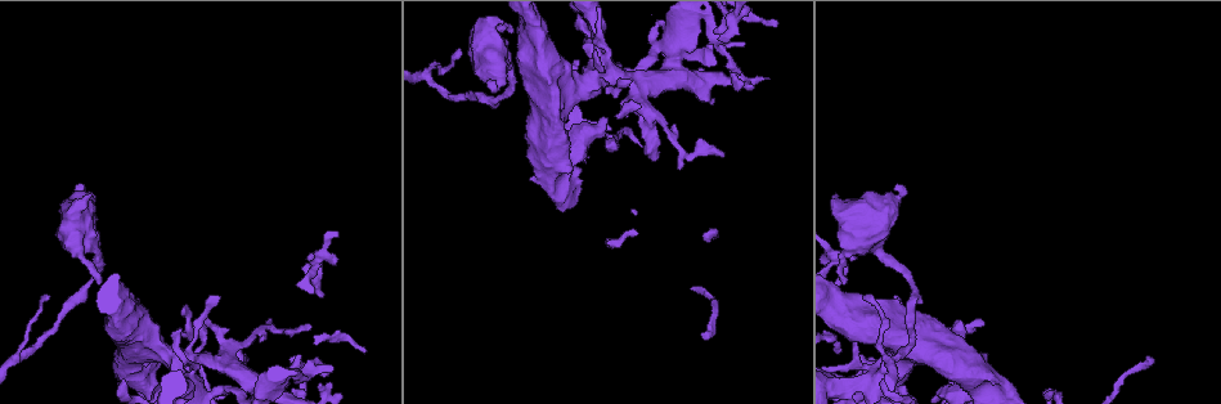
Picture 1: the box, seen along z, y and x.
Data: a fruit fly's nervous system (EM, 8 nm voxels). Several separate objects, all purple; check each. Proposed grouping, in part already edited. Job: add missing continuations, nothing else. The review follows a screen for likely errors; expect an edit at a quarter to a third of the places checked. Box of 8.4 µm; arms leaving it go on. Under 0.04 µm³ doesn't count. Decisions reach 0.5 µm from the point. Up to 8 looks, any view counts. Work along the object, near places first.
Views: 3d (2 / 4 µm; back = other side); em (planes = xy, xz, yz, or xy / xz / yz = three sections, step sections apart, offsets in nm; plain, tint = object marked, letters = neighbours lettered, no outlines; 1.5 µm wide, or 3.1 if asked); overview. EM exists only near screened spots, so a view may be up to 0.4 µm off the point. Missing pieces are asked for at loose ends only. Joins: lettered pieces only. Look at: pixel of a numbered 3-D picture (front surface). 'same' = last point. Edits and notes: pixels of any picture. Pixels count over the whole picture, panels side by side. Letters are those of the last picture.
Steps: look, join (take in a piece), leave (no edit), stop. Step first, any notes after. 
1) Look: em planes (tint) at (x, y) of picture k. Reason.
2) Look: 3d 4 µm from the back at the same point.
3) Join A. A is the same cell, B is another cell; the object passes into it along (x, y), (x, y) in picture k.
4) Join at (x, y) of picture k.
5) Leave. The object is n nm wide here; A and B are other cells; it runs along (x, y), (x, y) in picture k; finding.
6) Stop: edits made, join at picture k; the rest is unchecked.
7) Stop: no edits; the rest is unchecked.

Look: 3d 4 µm at (655, 161) of picture 1. Branch stops here.

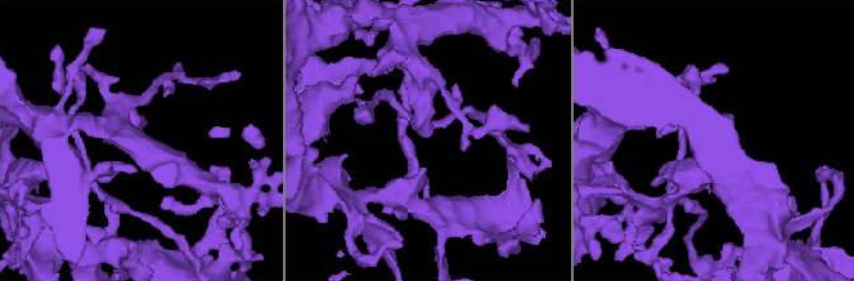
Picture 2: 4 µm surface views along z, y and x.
Look: em planes (plain) at (430, 133) of picture 2. Need the tissue.

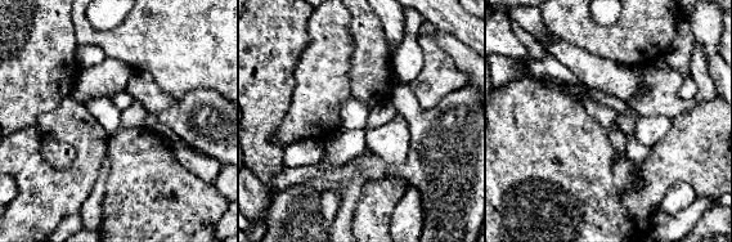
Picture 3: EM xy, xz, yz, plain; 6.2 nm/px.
Look: em planes (letters) at the same point. What lies round it.

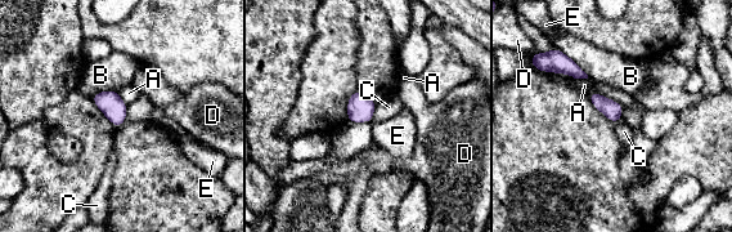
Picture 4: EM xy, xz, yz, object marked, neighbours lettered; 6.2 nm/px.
Leave. A, B, C, D and E are other cells; a border runs along (376, 103), (372, 119) in picture 4; no lettered piece goes on from it.

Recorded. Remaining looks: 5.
Look: 3d 4 µm at (895, 295) of picture 1.

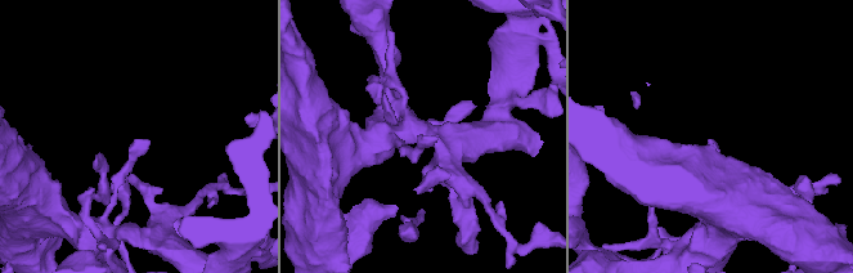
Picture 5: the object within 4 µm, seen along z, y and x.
Look: em planes (letters) at (438, 136) of picture 5.

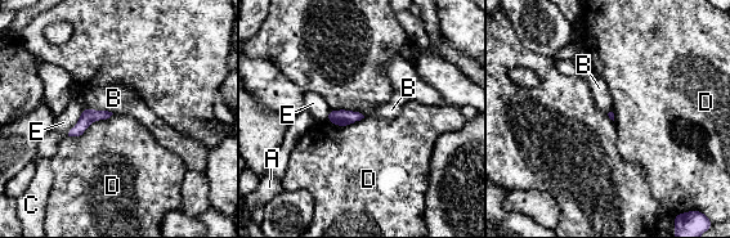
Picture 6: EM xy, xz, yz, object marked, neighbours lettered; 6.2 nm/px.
Leave. The longest contact is with D, 320 nm; A, B, C, D and E are other cells; a border runs along (113, 113), (68, 137) in picture 6; none of them fits.

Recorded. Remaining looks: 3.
Look: 3d 4 µm at (733, 70) of picture 1. Branch stops here.

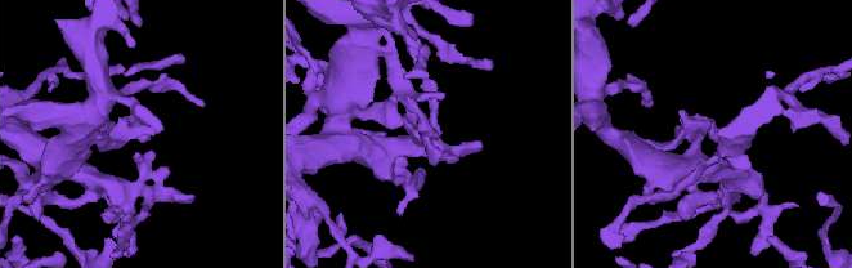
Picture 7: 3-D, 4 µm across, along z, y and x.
Look: em xz step 4 (tint) at (425, 133) of picture 7.

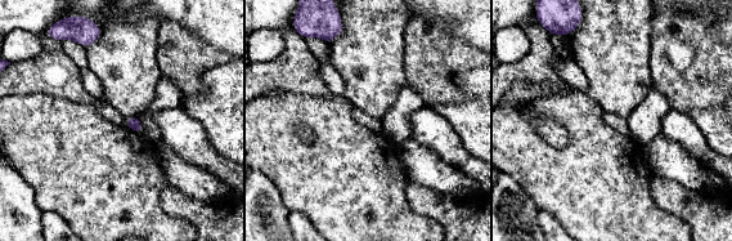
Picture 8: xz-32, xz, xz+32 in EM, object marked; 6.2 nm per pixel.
Look: em planes (letters) at the same point.

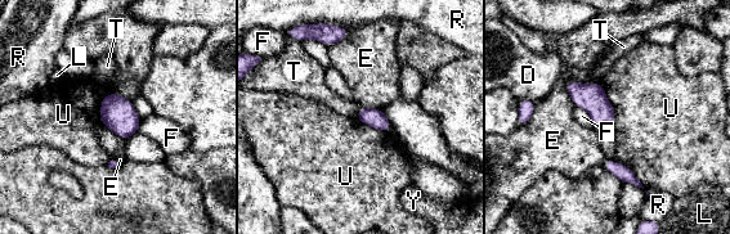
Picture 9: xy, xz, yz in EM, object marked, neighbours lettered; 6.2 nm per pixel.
Leave. D, E, F, L, R, T, U and Y are other cells; a border runs along (131, 100), (108, 93), (101, 122) in picture 9; none of them fits.

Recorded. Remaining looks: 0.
Stop: no edits; the rest is unchecked.

